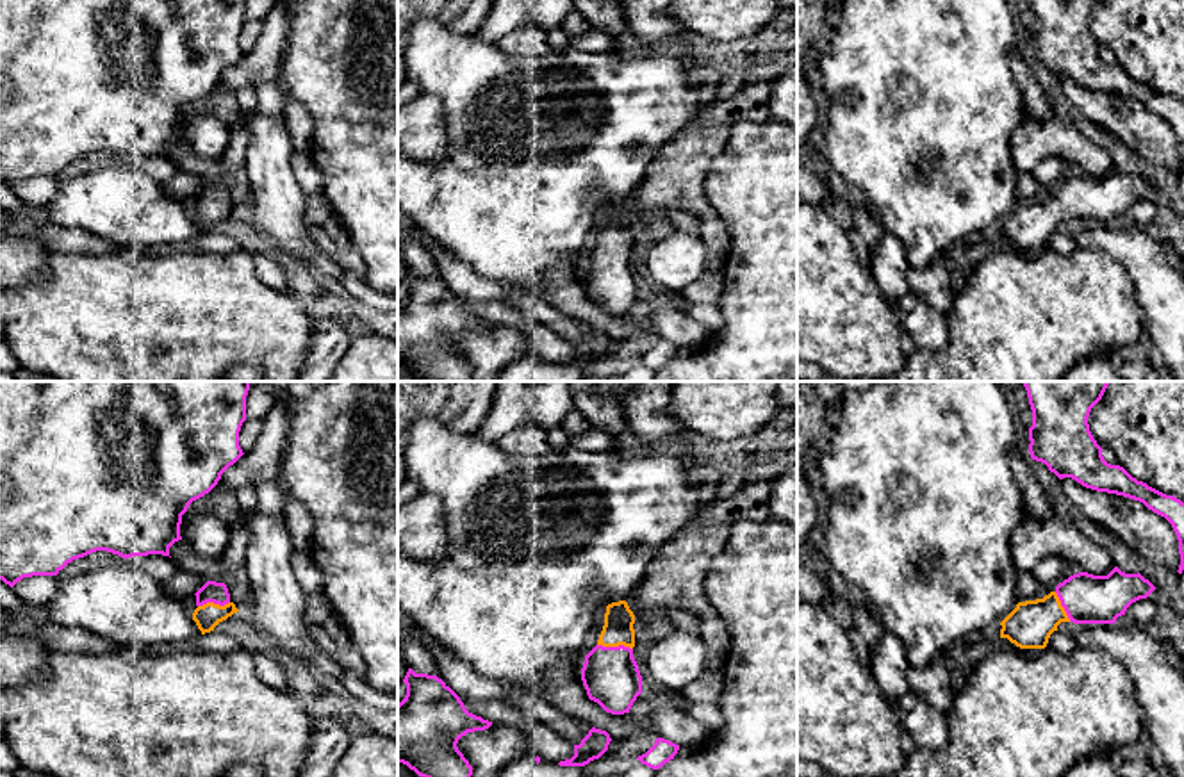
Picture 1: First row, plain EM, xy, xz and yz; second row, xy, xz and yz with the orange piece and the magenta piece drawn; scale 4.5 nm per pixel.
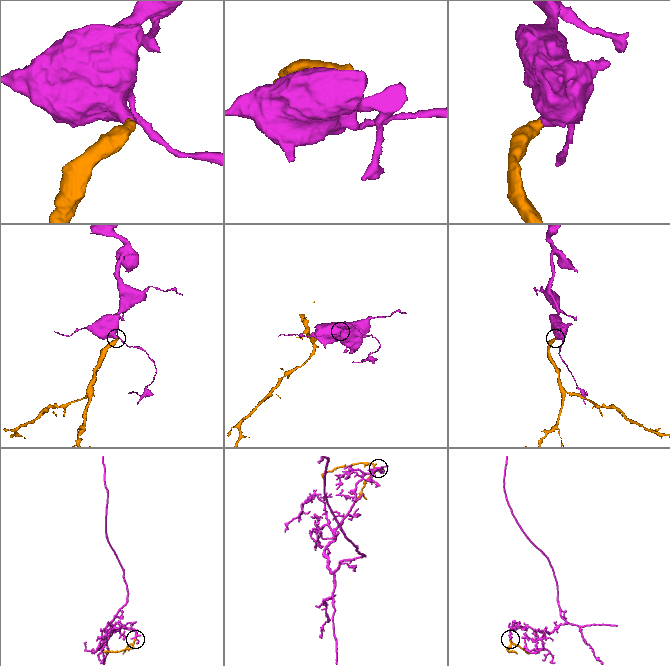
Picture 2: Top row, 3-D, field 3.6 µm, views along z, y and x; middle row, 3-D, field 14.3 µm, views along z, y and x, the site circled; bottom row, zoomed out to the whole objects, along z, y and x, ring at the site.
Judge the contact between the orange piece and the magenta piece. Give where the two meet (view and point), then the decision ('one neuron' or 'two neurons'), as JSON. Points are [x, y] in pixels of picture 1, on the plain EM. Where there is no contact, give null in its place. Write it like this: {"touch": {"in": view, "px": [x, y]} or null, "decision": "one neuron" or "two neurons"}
{"touch": {"in": "xz", "px": [616, 246]}, "decision": "one neuron"}

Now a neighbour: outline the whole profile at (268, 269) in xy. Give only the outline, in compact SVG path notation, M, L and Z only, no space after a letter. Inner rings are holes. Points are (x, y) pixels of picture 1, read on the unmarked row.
M255 255L255 274L264 283L276 290L287 290L287 276L275 255Z

